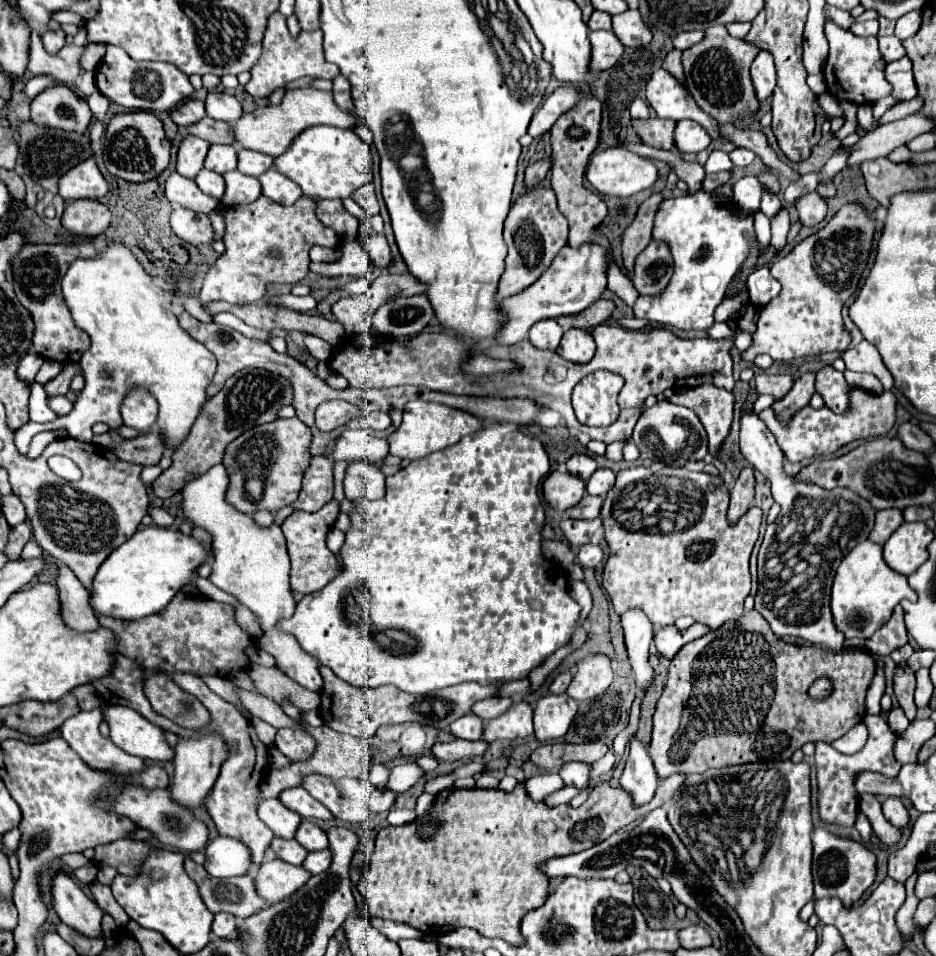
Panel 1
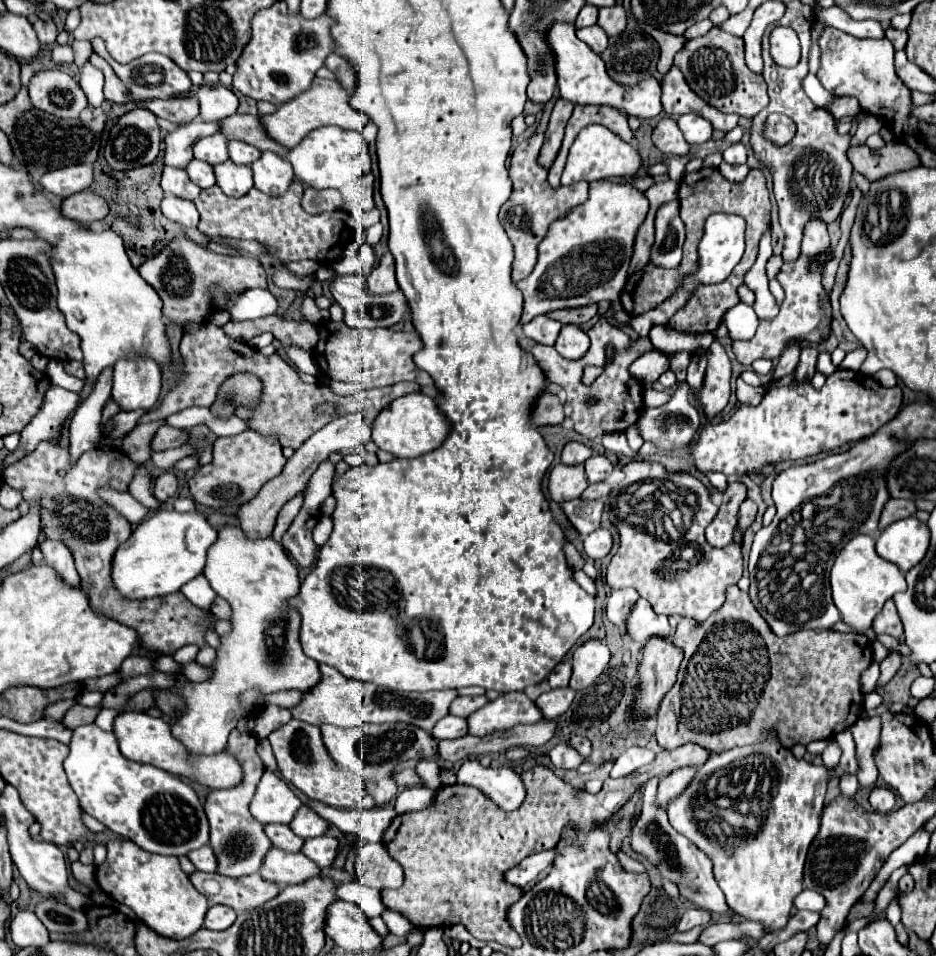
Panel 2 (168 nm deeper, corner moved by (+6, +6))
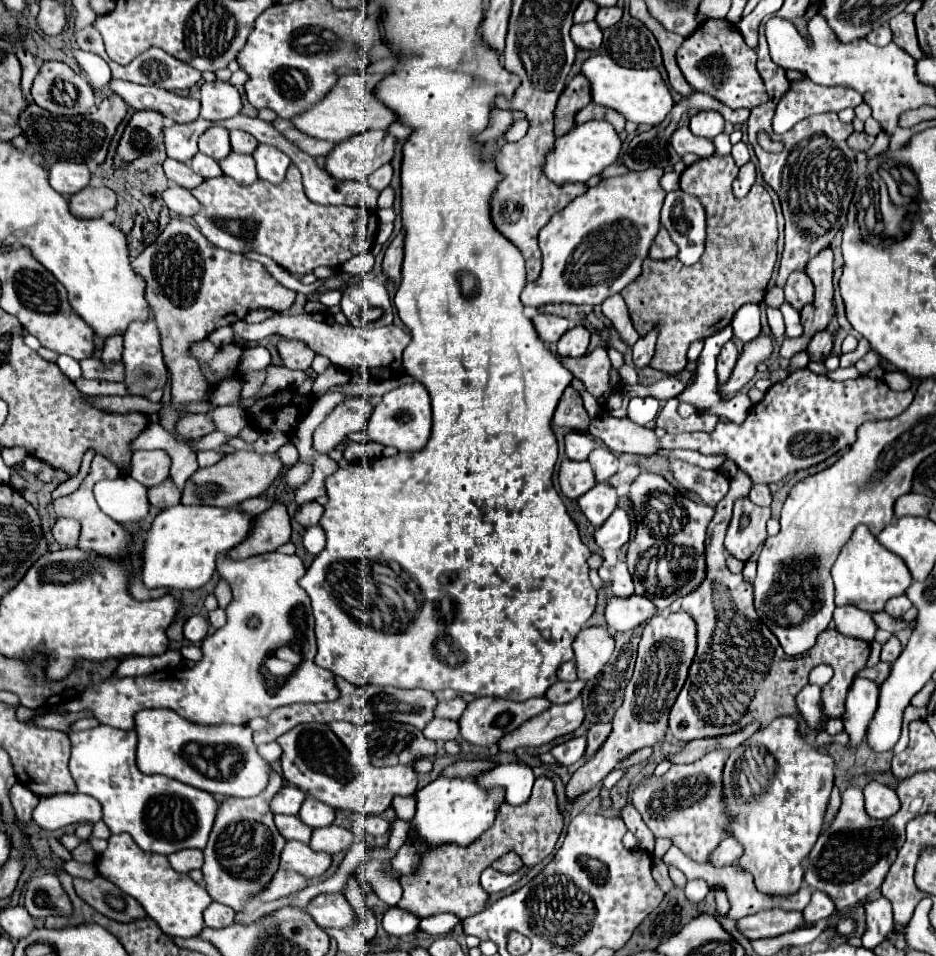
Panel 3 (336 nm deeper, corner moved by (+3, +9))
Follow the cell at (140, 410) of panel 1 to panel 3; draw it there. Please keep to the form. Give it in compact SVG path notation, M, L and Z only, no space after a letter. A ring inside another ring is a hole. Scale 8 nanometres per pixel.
M154 319L148 321L132 321L124 333L124 355L122 361L126 365L126 379L124 383L128 385L132 395L142 395L146 397L150 391L164 387L168 371L162 359L162 351L160 351L160 331L156 327Z

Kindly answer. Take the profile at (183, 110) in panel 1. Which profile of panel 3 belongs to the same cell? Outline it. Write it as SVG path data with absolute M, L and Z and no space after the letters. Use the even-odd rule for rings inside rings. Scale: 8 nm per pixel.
M110 81L110 89L124 97L128 105L136 111L150 109L174 119L176 123L190 123L200 117L200 101L192 97L182 97L160 87L144 87L128 81Z

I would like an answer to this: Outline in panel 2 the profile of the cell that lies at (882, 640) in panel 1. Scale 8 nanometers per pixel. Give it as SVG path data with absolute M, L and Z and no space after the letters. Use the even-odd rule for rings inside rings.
M893 600L885 602L885 606L881 610L881 616L877 616L877 620L873 622L873 632L875 632L875 638L879 638L881 634L889 634L889 636L899 638L903 634L903 624L897 616Z

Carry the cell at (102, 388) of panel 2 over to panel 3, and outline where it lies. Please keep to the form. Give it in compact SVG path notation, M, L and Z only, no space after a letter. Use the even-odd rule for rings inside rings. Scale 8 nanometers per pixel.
M112 335L108 337L108 341L104 341L104 349L102 349L102 361L104 363L112 363L122 359L122 335Z

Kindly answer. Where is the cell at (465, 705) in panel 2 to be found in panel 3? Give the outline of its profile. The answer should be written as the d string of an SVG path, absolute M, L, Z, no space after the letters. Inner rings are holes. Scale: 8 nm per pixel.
M452 699L452 701L440 701L434 709L434 717L440 717L440 719L452 719L452 721L458 721L460 719L460 713L464 711L464 701L462 699Z

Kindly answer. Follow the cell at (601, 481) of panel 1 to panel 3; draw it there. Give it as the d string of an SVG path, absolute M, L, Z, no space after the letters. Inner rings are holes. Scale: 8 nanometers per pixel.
M604 445L596 447L590 457L588 457L592 469L594 469L594 475L596 475L596 481L608 481L616 471L618 471L618 457Z

